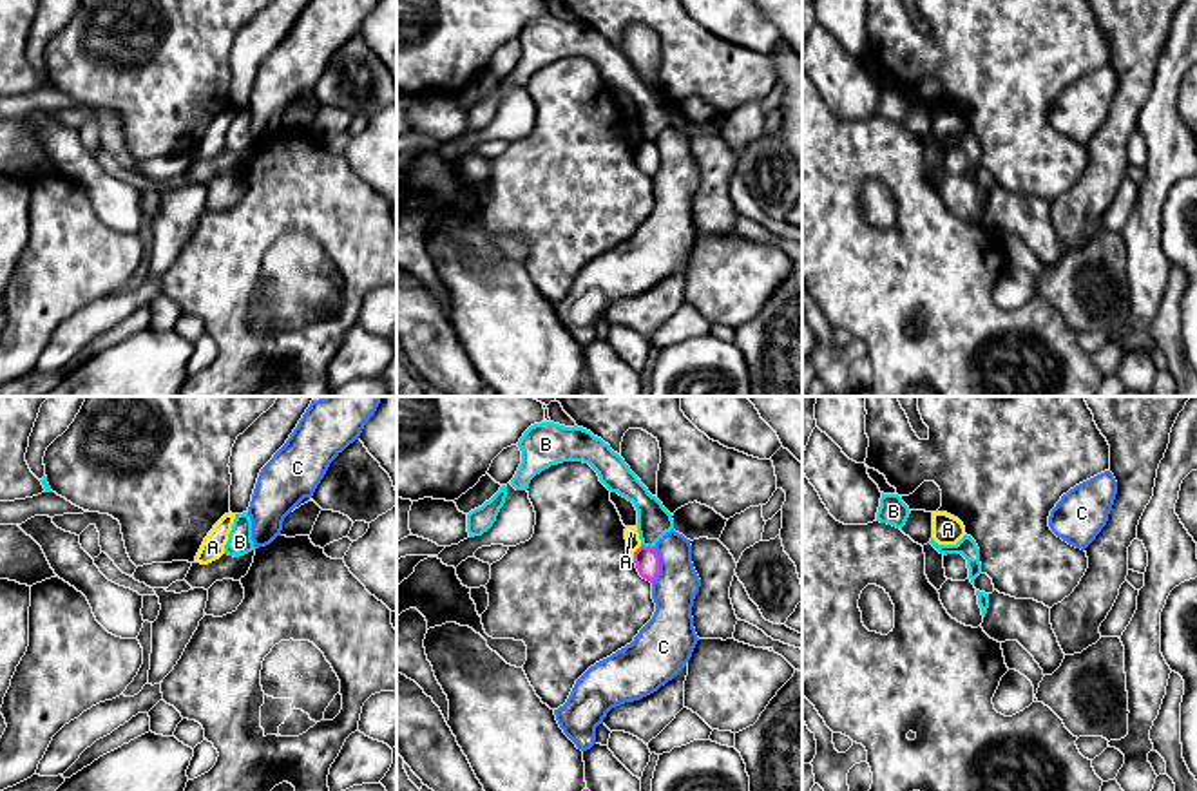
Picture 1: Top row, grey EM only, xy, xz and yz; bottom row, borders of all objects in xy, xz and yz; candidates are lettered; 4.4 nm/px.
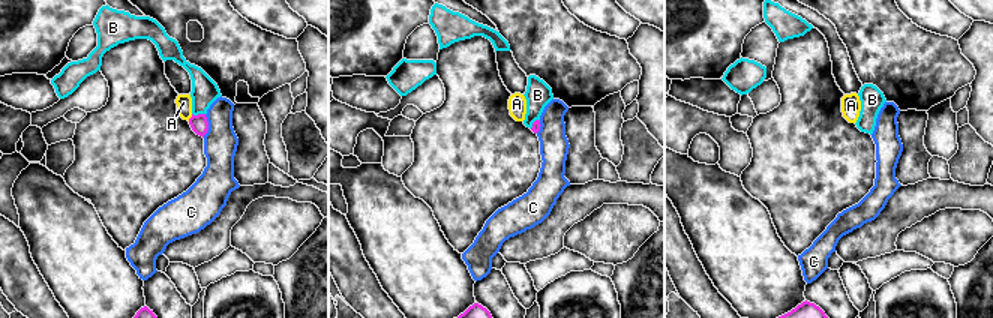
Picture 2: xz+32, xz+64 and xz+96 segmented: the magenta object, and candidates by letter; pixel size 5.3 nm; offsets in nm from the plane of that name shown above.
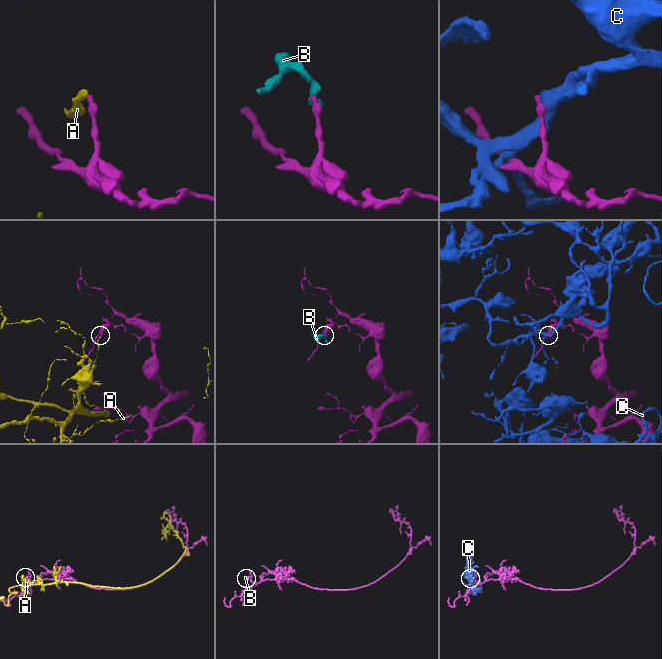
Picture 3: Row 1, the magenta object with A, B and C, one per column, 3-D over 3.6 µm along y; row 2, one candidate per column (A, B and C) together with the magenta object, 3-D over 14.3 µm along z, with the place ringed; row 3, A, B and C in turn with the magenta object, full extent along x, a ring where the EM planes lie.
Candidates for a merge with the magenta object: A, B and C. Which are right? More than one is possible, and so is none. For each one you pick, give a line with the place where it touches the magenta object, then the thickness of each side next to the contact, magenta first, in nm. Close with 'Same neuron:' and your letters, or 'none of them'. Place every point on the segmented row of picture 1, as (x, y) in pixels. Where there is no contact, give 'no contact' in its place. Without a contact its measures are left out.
Same neuron: none of them

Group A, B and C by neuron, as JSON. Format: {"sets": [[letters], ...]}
{"sets": [["A"], ["B"], ["C"]]}

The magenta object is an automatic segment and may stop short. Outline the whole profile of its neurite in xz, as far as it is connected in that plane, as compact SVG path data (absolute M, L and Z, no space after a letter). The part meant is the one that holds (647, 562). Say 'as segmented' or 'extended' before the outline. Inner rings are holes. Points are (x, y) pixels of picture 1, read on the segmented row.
as segmented | M639 547L634 552L634 563L639 572L639 576L650 583L657 579L659 574L659 556L656 547Z

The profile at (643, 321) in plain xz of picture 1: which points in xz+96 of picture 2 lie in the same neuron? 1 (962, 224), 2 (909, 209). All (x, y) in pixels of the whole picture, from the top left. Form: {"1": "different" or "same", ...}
{"1": "different", "2": "same"}

